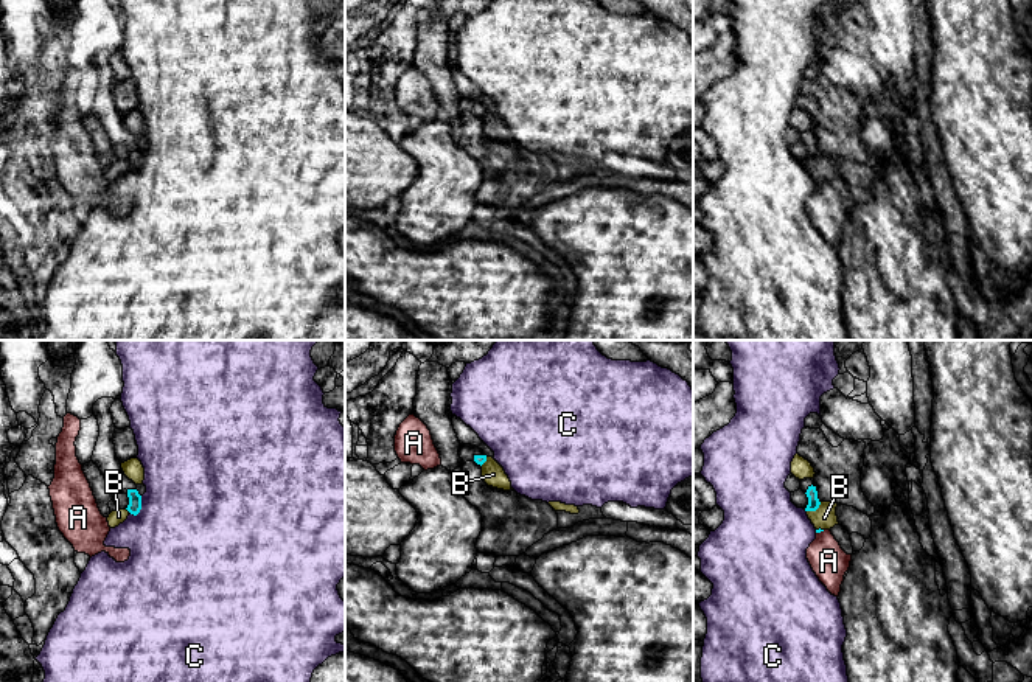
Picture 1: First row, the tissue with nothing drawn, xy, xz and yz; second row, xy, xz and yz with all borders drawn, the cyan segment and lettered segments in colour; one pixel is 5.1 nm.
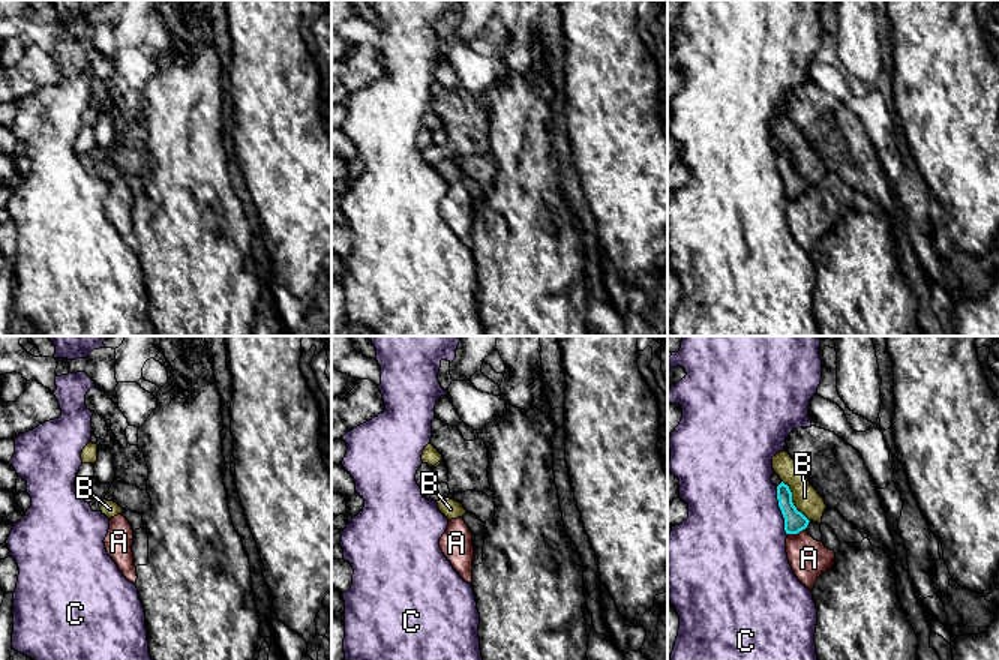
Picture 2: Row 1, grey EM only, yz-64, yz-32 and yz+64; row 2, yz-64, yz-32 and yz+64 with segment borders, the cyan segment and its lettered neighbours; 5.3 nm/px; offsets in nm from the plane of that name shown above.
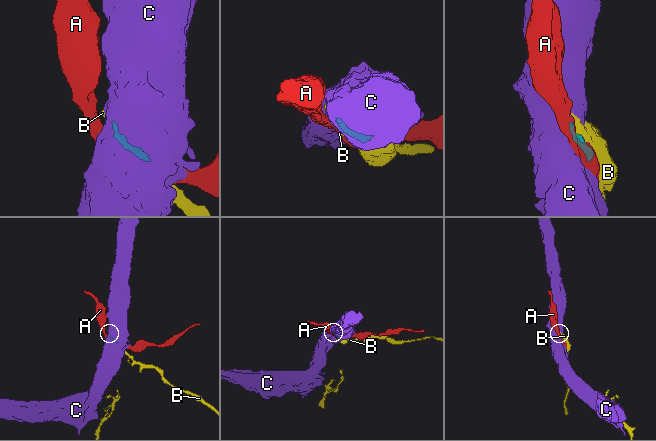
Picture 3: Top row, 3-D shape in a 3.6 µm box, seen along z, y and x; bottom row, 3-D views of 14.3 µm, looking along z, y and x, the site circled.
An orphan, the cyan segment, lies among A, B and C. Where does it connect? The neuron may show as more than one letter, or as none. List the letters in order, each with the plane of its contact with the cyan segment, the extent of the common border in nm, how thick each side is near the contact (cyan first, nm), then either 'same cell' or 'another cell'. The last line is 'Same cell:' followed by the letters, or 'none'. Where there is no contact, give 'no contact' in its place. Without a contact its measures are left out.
A: meets cyan in yz; contact 50 nm long; 20 nm thick on the cyan side, 190 nm on the other; another cell
B: meets cyan in yz; contact 90 nm long; 60 nm thick on the cyan side, 120 nm on the other; another cell
C: meets cyan in xy; contact 120 nm long; 70 nm thick on the cyan side, 500 nm on the other; another cell
Same cell: none

